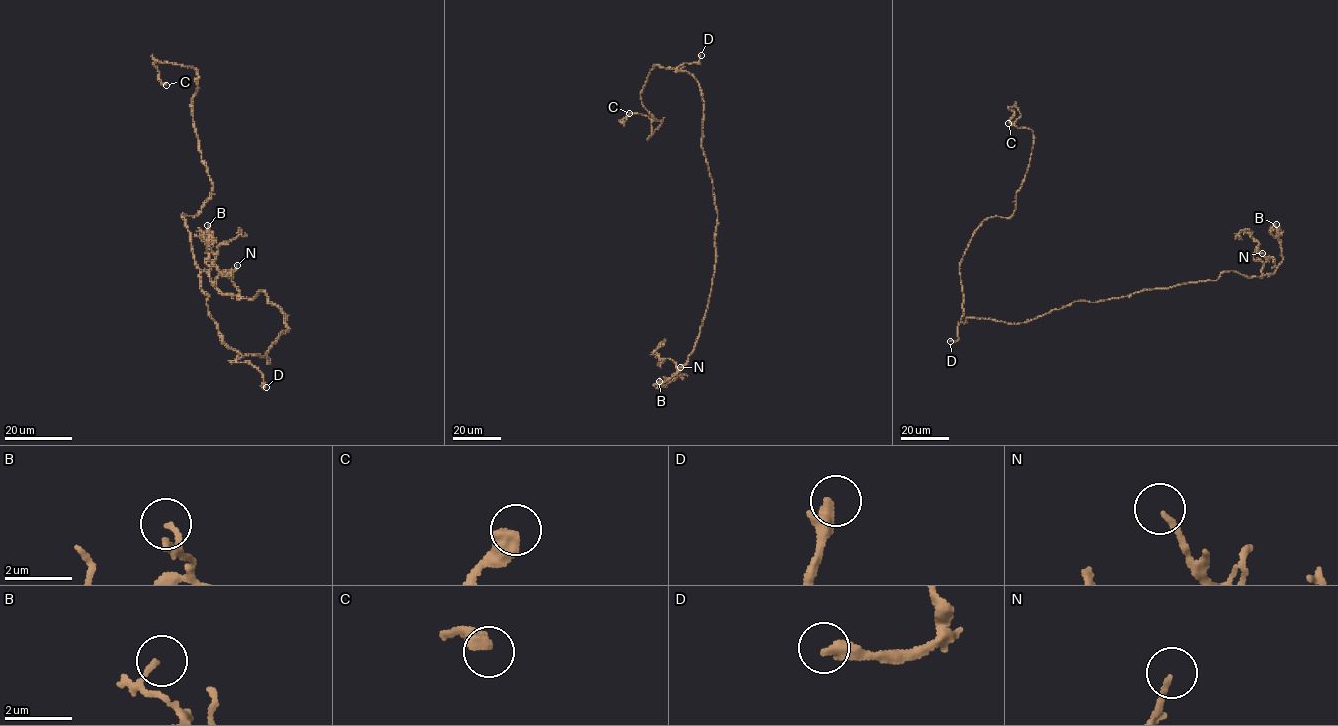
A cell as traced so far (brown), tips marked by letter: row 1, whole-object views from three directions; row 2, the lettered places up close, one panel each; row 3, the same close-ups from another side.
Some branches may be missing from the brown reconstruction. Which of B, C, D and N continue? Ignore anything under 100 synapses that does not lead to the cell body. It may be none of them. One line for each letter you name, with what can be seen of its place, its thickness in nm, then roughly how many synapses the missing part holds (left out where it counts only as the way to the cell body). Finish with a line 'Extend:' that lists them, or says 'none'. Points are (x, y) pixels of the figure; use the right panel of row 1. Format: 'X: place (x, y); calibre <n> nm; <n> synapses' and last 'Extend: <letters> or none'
D: place (950, 341); calibre 440 nm; 180 synapses
Extend: D

